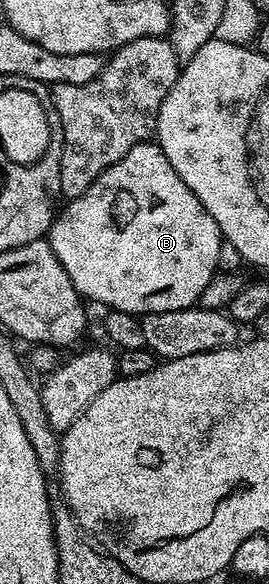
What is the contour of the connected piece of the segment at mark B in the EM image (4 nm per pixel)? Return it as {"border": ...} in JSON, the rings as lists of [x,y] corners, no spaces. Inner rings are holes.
{"border":[[[154,142],[139,143],[133,149],[129,149],[129,153],[124,159],[117,161],[117,165],[105,169],[105,173],[101,173],[101,177],[97,177],[97,181],[93,181],[93,185],[89,185],[89,189],[85,189],[85,193],[81,193],[81,197],[70,200],[66,206],[56,214],[55,220],[51,223],[49,242],[53,253],[57,253],[57,261],[61,261],[61,265],[65,265],[65,273],[69,273],[69,281],[73,281],[80,296],[87,301],[92,299],[95,303],[104,303],[112,312],[122,313],[127,317],[142,317],[158,311],[180,311],[186,307],[196,306],[203,298],[205,285],[209,285],[211,278],[219,271],[218,253],[221,252],[225,240],[219,233],[217,221],[213,221],[213,217],[209,217],[209,213],[201,205],[201,201],[197,201],[193,189],[189,189],[189,185],[185,185],[185,181],[181,181],[177,169],[173,169],[173,165],[169,165],[165,153]]]}

